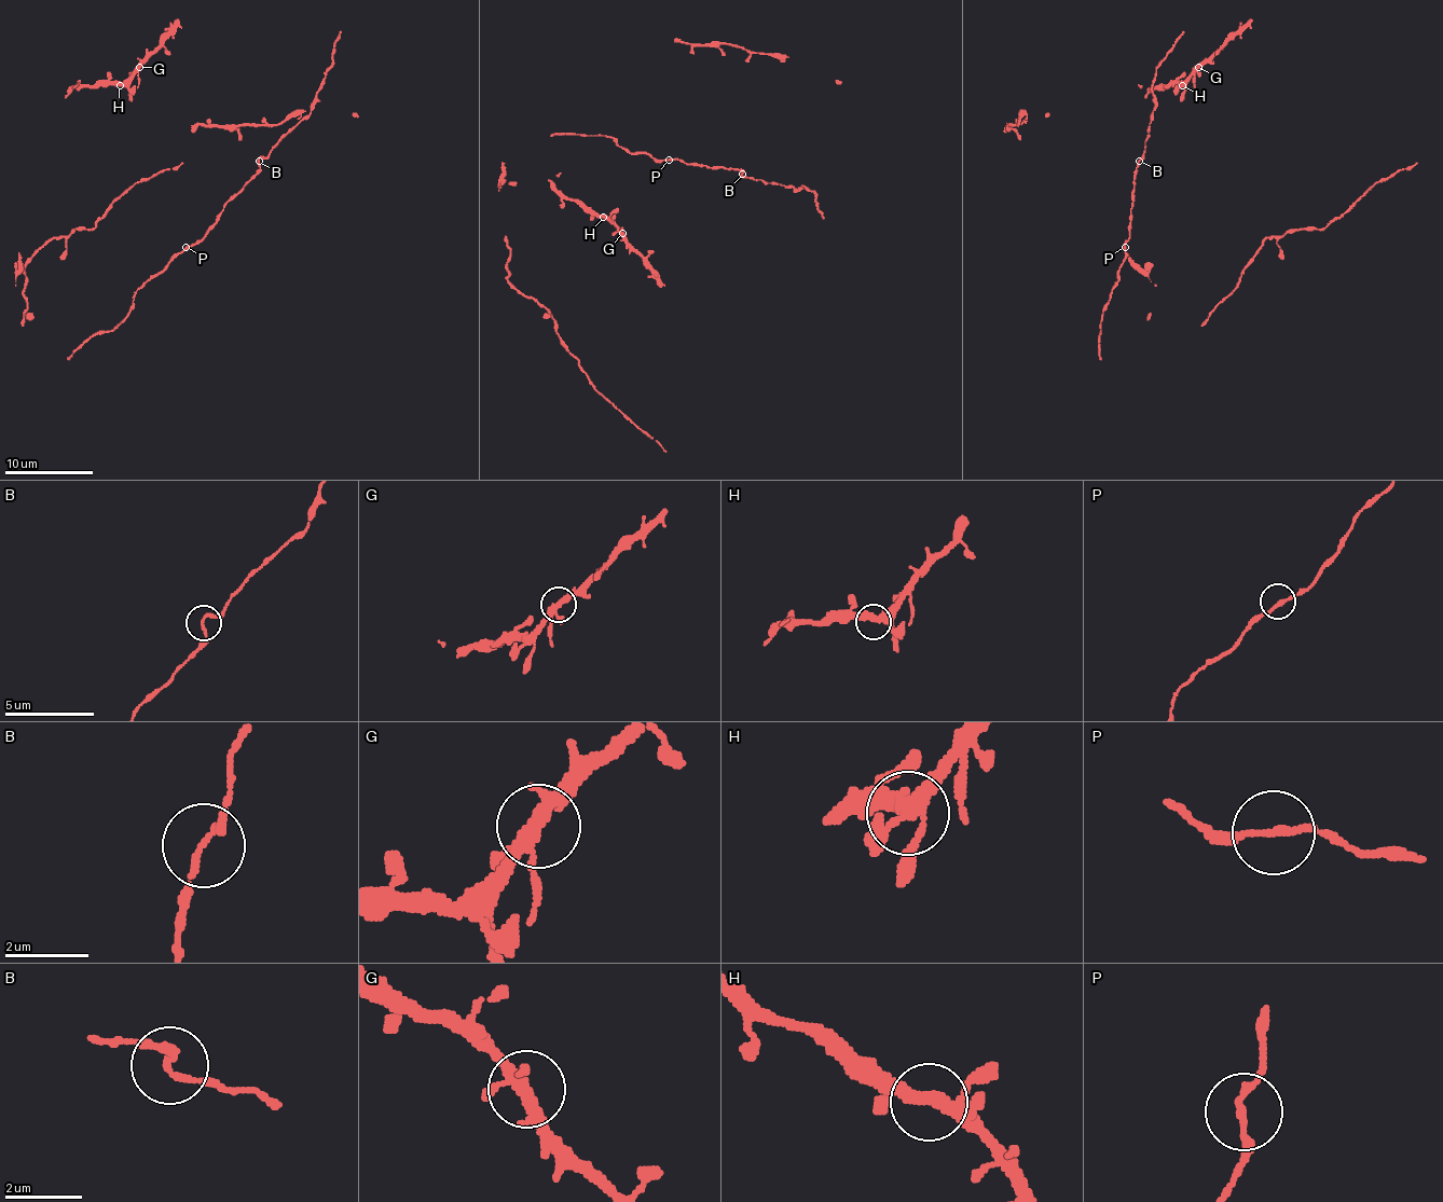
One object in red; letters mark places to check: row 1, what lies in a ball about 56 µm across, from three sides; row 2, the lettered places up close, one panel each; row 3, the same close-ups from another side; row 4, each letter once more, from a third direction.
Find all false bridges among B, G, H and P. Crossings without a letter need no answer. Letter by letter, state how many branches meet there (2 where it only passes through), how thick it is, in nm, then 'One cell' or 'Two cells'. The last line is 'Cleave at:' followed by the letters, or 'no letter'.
B: Branches: 2. Thickness 140 nm. One cell
G: Branches: 5. Thickness 280 nm. One cell
H: Branches: 4. Thickness 320 nm. One cell
P: Branches: 2. Thickness 170 nm. One cell
Cleave at: no letter

